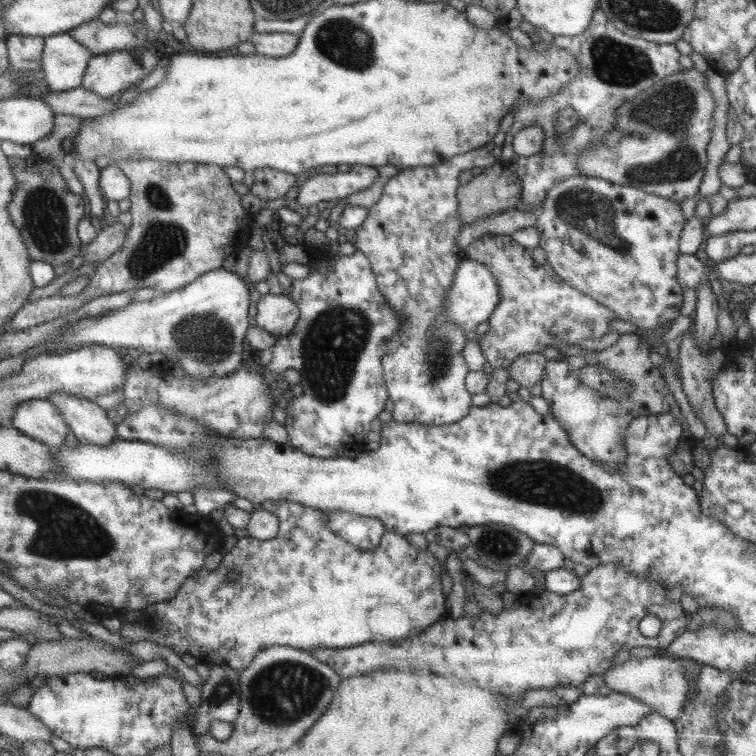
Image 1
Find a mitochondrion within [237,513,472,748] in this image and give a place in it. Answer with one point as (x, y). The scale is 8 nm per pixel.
(283, 691)

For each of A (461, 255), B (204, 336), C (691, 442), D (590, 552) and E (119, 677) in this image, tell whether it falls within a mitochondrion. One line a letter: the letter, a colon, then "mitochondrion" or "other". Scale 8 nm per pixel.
A: other
B: mitochondrion
C: other
D: other
E: other

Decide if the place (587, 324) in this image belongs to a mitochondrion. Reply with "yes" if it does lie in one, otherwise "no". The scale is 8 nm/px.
yes

